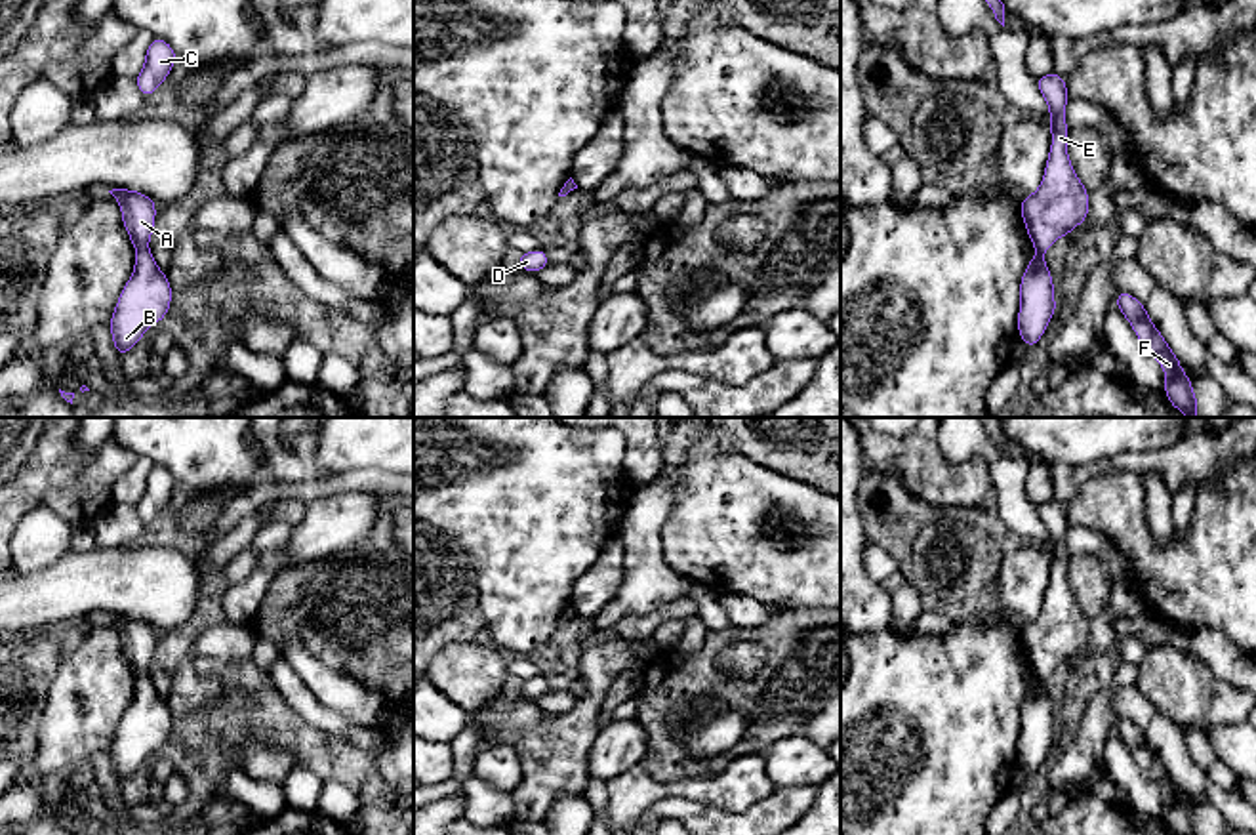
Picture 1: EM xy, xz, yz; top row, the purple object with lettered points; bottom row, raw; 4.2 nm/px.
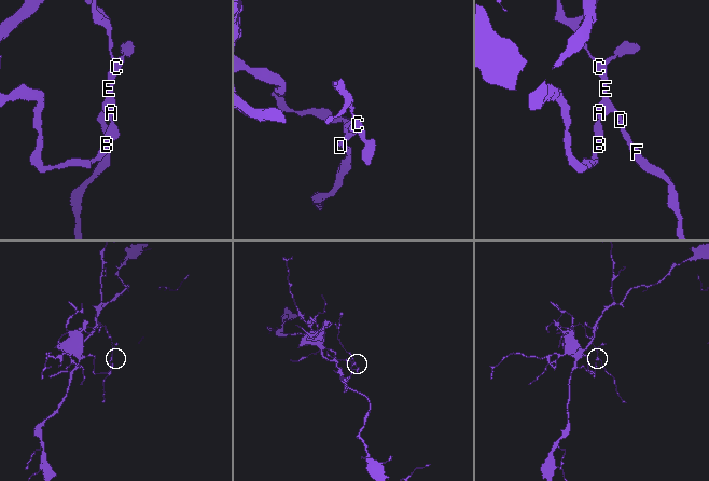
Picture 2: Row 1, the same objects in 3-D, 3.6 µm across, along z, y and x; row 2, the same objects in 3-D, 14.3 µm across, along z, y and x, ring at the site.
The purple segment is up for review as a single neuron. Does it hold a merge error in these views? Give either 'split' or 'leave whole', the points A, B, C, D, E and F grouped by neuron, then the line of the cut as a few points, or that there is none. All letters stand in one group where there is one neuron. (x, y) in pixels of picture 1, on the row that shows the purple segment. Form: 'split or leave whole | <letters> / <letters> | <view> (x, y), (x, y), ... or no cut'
split | A C D E F / B | xy (145, 246), (138, 250)

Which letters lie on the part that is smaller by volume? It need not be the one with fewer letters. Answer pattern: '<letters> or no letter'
A, C, D, E, F

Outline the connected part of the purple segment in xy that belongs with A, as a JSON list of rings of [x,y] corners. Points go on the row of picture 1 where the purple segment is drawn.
[[[112,189],[109,193],[120,206],[122,223],[133,248],[147,248],[154,229],[156,202],[139,191]]]

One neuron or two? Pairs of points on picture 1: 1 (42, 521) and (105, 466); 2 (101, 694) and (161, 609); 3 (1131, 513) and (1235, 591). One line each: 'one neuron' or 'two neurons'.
1: two neurons
2: two neurons
3: one neuron

